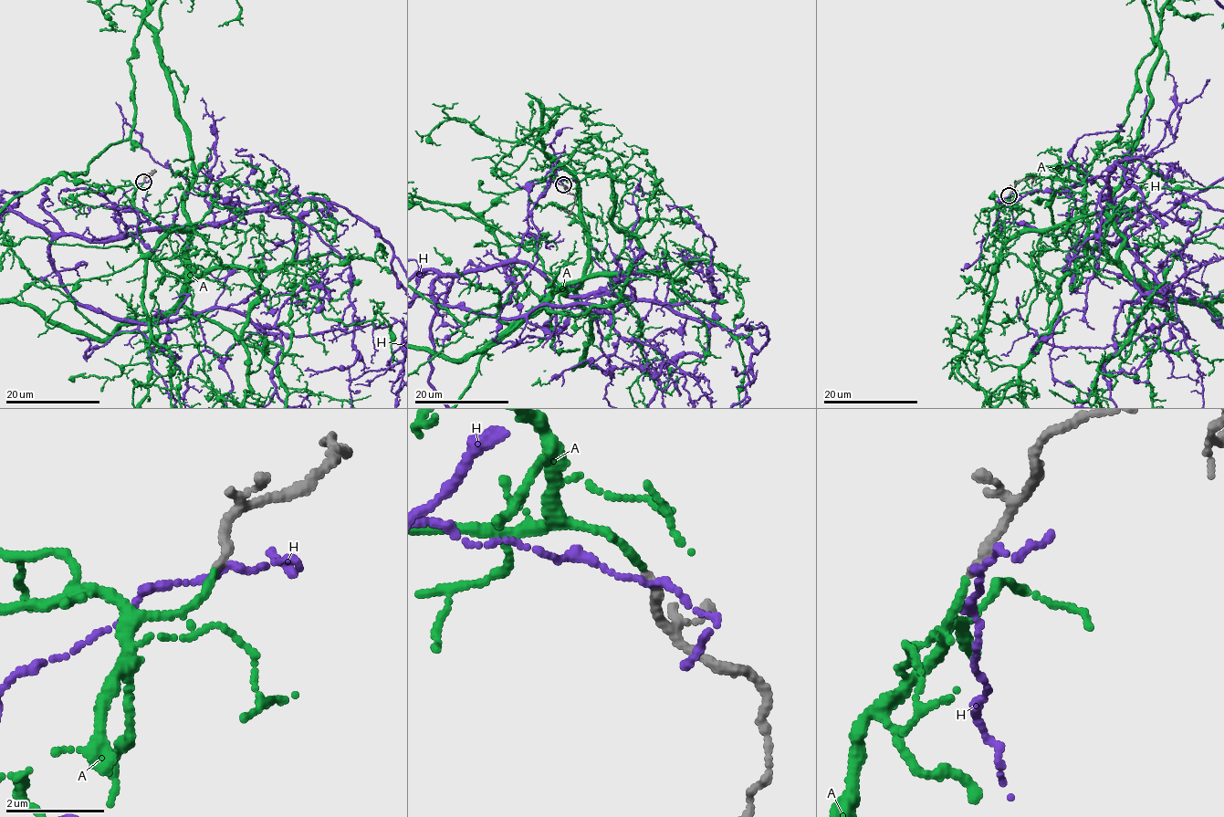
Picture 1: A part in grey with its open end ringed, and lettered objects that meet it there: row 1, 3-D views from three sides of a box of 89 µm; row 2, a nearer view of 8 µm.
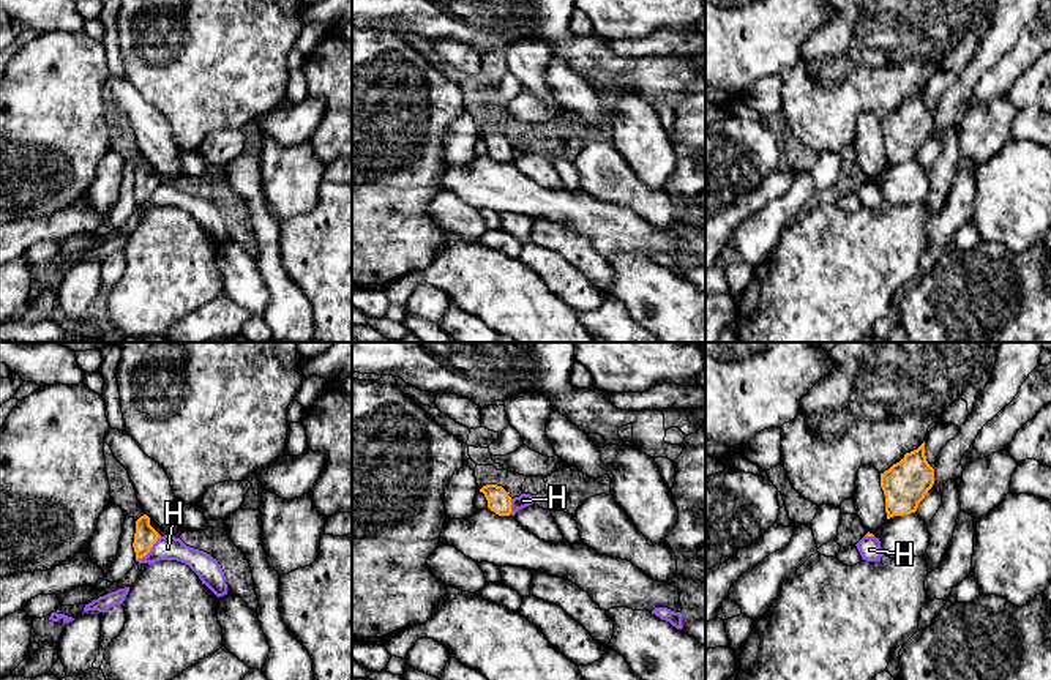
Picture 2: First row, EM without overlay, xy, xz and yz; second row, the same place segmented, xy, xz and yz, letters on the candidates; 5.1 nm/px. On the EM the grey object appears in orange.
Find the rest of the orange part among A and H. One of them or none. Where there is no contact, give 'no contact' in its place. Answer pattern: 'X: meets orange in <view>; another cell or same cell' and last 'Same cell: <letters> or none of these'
A: no contact; same cell
H: meets orange in xy; another cell
Same cell: A

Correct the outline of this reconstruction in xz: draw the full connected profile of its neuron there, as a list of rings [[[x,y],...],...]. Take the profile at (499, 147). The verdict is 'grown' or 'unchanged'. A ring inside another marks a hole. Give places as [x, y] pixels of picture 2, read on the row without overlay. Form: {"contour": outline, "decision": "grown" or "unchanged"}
{"contour": [[[486,131],[480,136],[488,147],[488,155],[499,163],[511,161],[511,144],[508,139],[497,131]]], "decision": "unchanged"}

